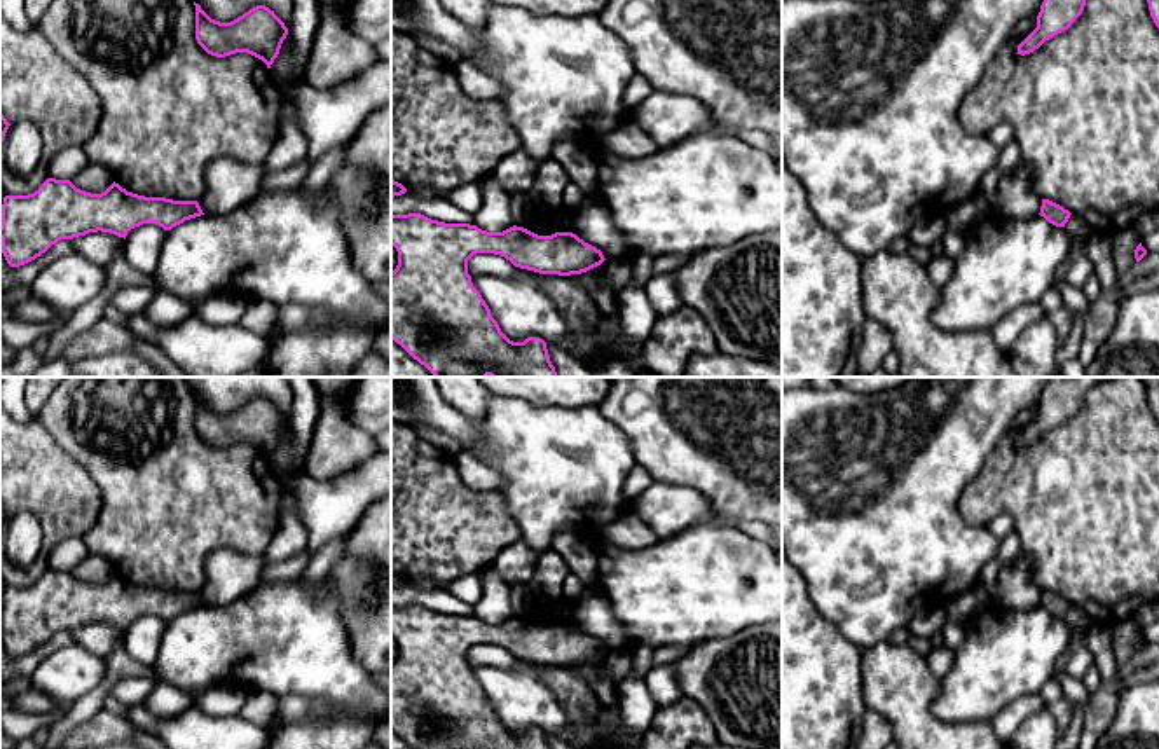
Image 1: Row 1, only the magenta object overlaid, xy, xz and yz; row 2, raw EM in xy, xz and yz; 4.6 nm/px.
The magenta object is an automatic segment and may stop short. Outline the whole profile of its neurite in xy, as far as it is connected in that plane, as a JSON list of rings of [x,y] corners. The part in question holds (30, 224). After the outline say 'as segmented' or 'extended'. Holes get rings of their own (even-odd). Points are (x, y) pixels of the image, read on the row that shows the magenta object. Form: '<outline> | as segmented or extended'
[[[47,178],[33,194],[3,197],[2,253],[10,267],[19,267],[61,239],[98,230],[126,239],[131,229],[143,223],[171,230],[201,215],[197,201],[145,197],[115,182],[105,192],[91,194],[70,180]]] | as segmented

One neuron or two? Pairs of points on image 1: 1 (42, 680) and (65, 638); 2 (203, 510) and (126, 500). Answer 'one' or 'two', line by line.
1: two
2: one

